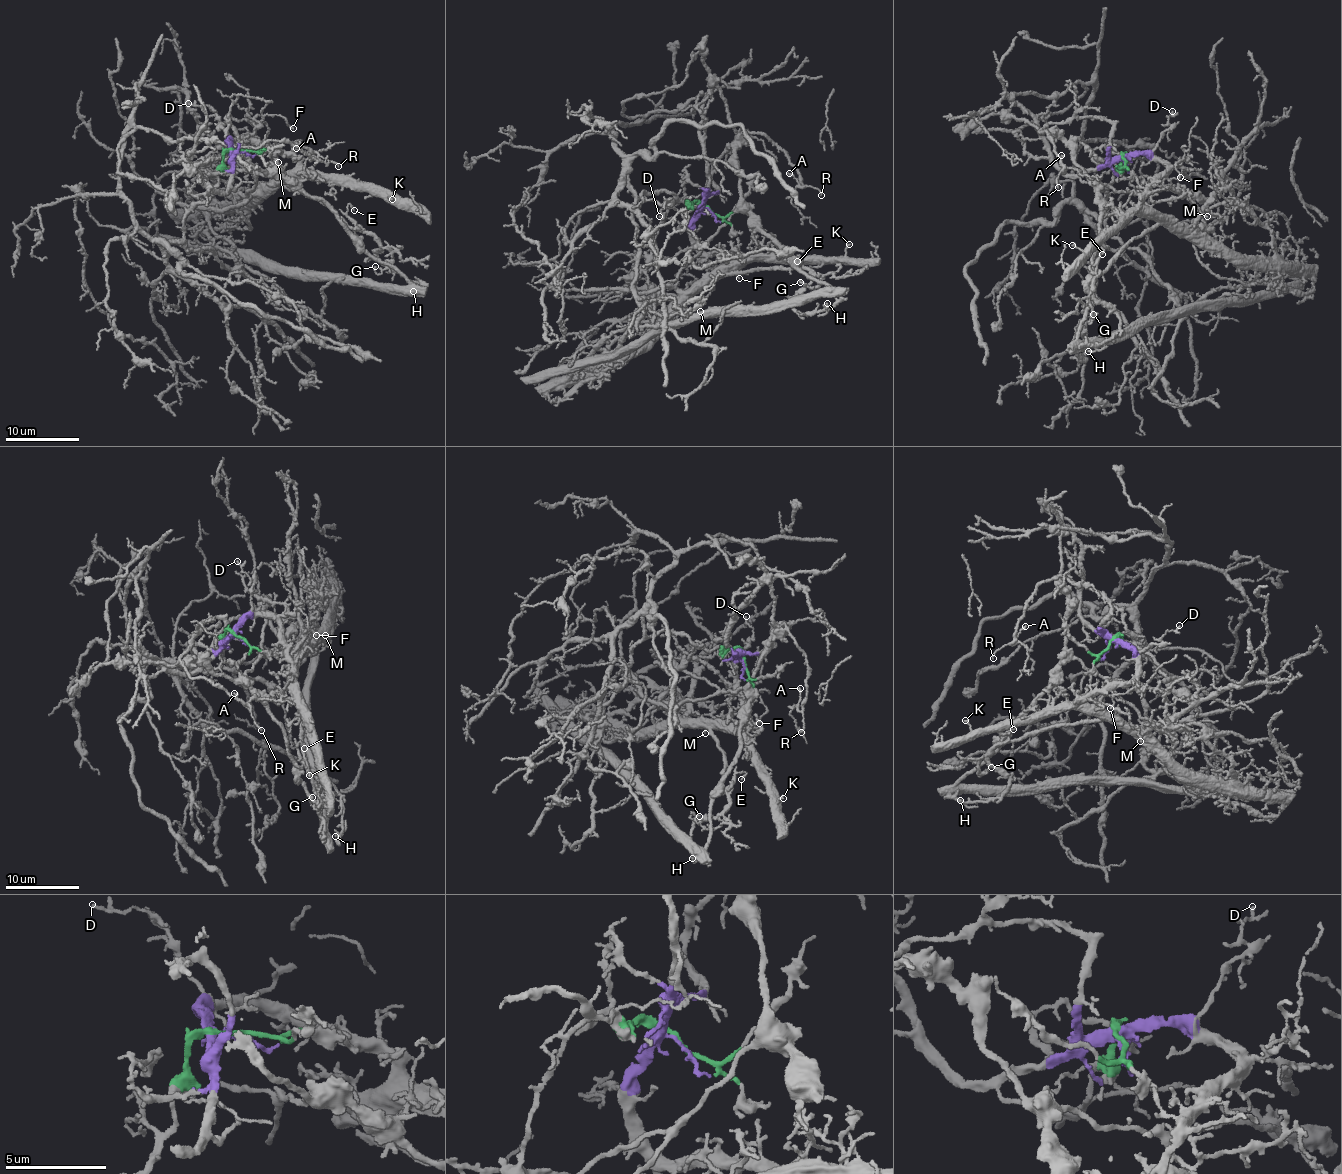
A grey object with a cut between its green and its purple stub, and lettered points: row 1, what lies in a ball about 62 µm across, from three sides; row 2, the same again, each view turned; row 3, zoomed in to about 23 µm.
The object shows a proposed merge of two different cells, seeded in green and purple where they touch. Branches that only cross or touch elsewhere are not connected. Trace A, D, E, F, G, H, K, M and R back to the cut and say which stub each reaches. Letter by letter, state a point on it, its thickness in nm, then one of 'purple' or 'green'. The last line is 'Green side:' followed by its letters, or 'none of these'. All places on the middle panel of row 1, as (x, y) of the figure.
A: place (789, 173); calibre 170 nm; purple
D: place (659, 216); calibre 90 nm; purple
E: place (797, 261); calibre 150 nm; purple
F: place (739, 278); calibre 150 nm; purple
G: place (800, 282); calibre 120 nm; purple
H: place (827, 303); calibre 140 nm; purple
K: place (849, 244); calibre 160 nm; purple
M: place (700, 311); calibre 130 nm; purple
R: place (821, 195); calibre 130 nm; purple
Green side: none of these

